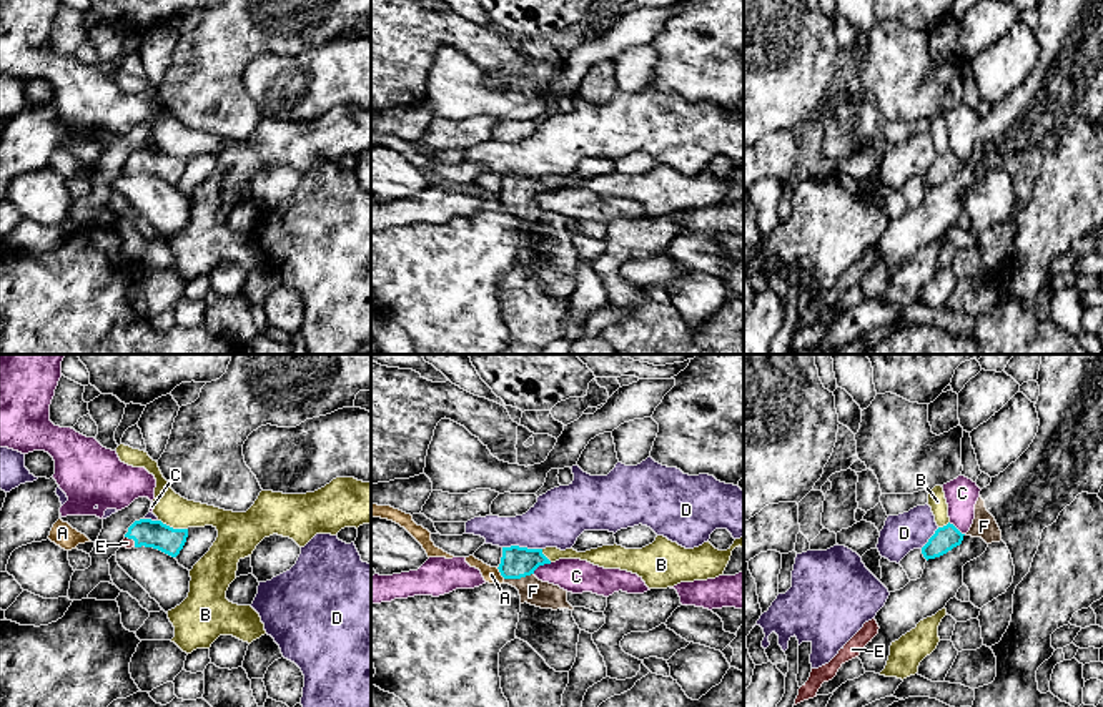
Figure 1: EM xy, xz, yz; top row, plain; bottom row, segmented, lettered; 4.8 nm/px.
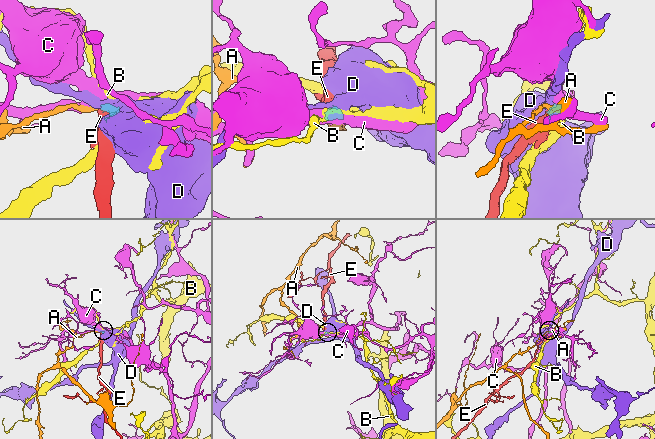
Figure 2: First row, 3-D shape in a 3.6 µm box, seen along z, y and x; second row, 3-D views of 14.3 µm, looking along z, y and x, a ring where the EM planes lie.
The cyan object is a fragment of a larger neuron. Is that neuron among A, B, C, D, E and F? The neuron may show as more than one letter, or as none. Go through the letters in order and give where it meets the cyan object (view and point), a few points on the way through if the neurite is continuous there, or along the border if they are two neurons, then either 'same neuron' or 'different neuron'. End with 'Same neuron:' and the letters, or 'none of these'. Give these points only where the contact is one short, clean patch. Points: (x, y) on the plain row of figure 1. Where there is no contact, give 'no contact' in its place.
A: contact xz (499, 198); border xz (496, 195), (504, 205); different neuron
B: contact xy (172, 155); border xy (158, 147), (173, 155), (187, 157); different neuron
C: contact xz (541, 192); border xz (551, 190), (541, 192), (533, 200); different neuron
D: contact xz (523, 175); border xz (503, 173), (541, 177); different neuron
E: contact xy (132, 165); way xy (147, 160), (132, 165), (127, 170); same neuron
F: contact xz (518, 205); way xz (516, 190), (518, 205), (533, 218); same neuron
Same neuron: E, F

